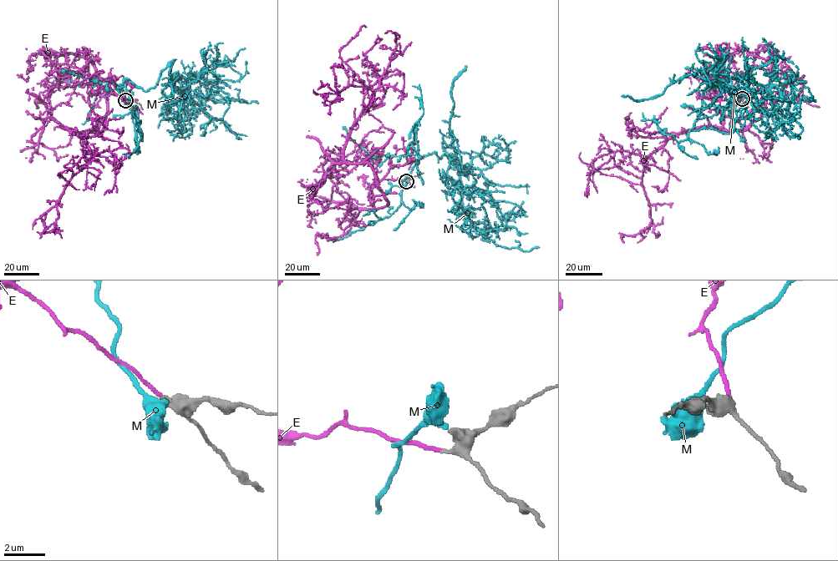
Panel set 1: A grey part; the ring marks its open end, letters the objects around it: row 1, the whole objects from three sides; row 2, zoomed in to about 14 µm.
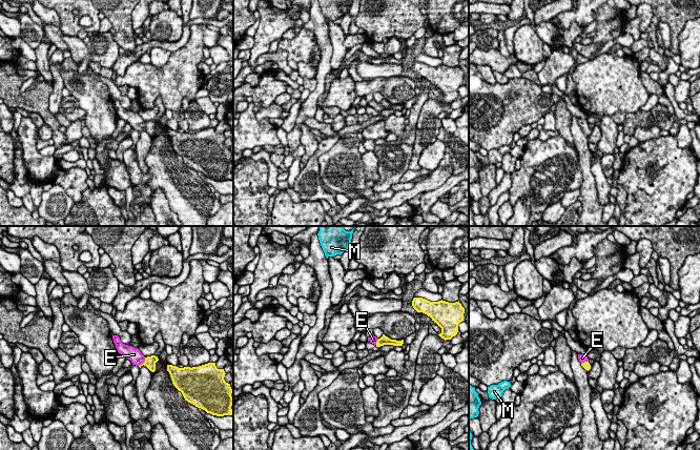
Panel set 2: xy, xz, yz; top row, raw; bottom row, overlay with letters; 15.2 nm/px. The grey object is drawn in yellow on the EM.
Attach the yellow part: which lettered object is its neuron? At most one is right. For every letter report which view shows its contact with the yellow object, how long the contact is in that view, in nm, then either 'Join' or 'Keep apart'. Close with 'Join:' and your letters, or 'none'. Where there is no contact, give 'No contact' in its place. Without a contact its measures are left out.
E: Touches yellow in xy. Shared border 180 nm. Join
M: No contact. Keep apart
Join: E

